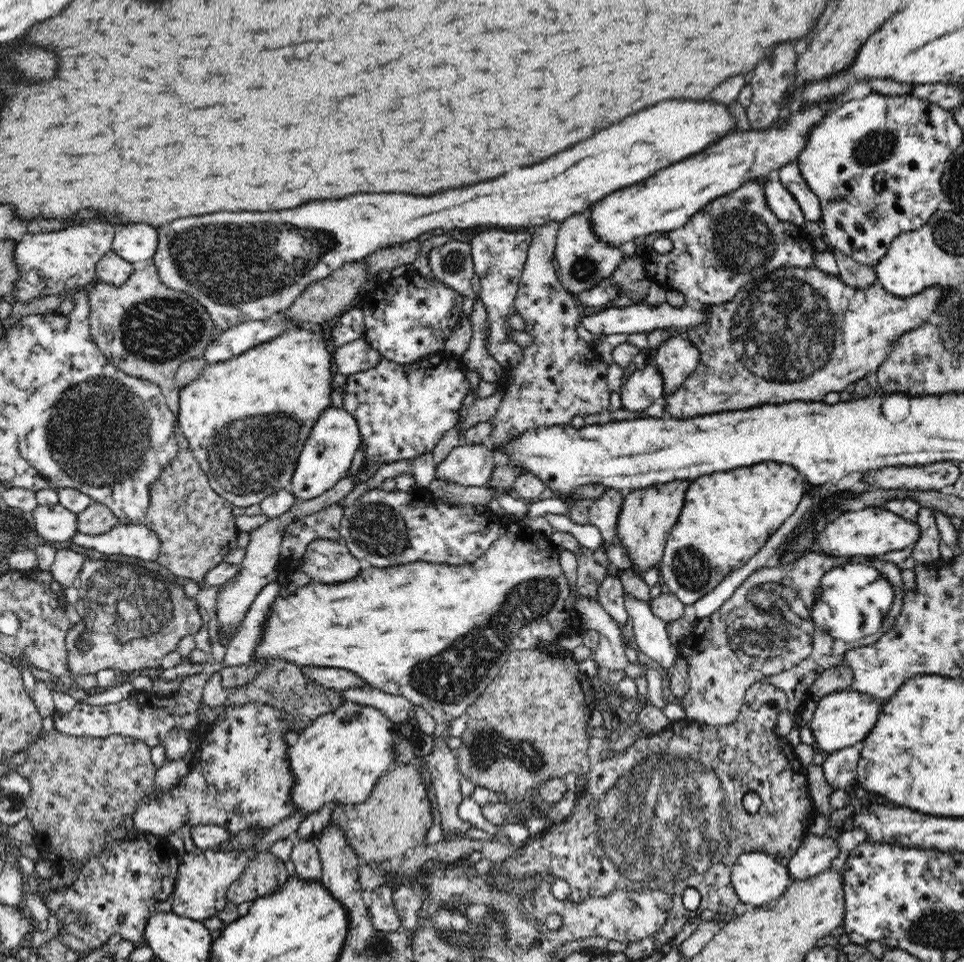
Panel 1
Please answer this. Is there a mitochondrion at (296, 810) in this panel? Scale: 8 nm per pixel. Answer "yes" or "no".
no

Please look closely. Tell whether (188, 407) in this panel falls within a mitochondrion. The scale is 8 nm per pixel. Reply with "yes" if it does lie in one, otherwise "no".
no

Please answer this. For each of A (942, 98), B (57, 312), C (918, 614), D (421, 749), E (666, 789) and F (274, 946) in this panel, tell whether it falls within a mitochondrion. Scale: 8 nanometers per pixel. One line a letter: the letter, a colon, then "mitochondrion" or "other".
A: other
B: other
C: other
D: other
E: mitochondrion
F: other

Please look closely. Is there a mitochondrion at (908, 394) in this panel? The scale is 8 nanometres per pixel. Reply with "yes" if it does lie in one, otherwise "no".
no

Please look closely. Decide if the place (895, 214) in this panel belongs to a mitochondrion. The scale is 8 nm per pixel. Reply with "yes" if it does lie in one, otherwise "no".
no

